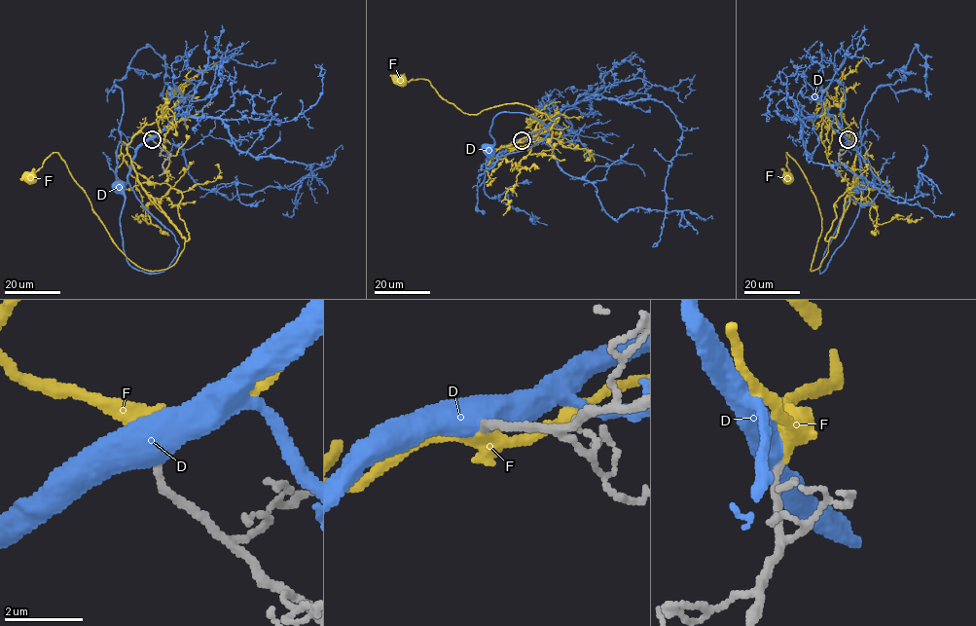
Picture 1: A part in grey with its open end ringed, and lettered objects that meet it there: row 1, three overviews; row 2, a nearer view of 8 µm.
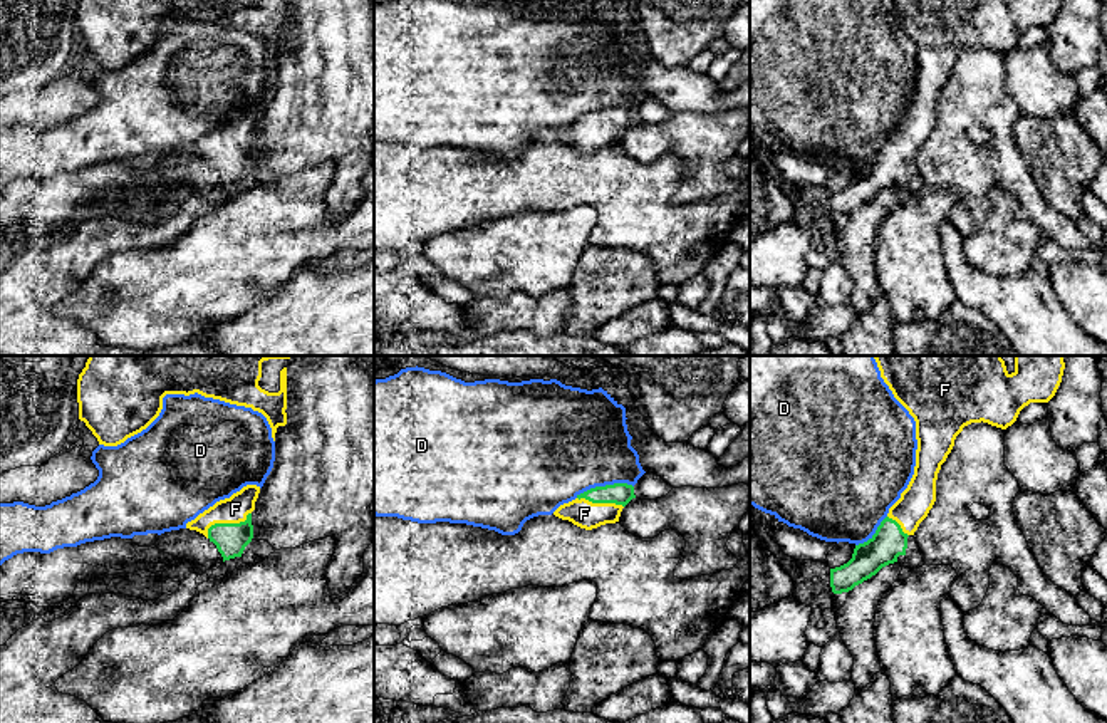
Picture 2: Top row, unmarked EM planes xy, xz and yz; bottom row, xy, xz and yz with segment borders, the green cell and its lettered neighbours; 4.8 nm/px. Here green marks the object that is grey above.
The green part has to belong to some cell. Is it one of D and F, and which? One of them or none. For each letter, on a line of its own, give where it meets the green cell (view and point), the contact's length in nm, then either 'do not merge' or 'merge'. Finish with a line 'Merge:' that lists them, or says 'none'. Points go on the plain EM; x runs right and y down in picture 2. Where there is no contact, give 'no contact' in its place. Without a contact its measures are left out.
D: contact xz (606, 109); length 280 nm; do not merge
F: contact xy (225, 148); length 240 nm; merge
Merge: F

